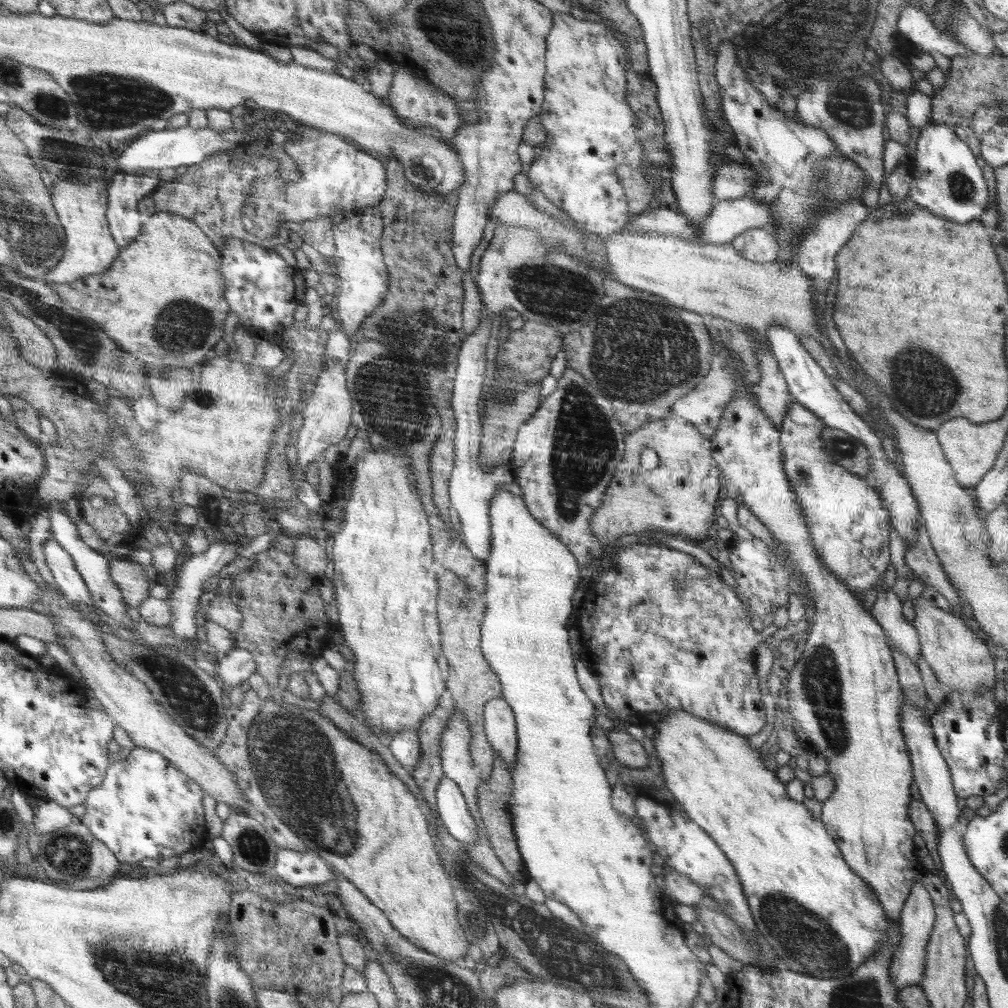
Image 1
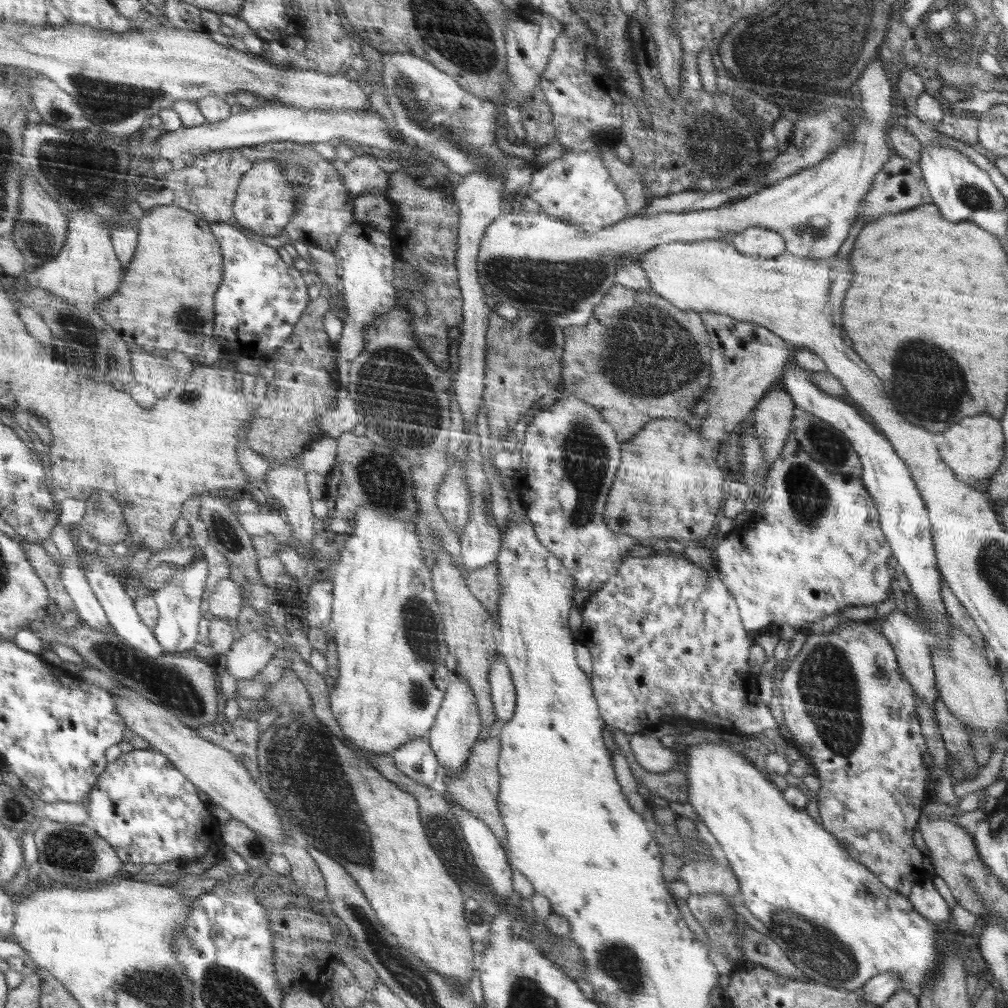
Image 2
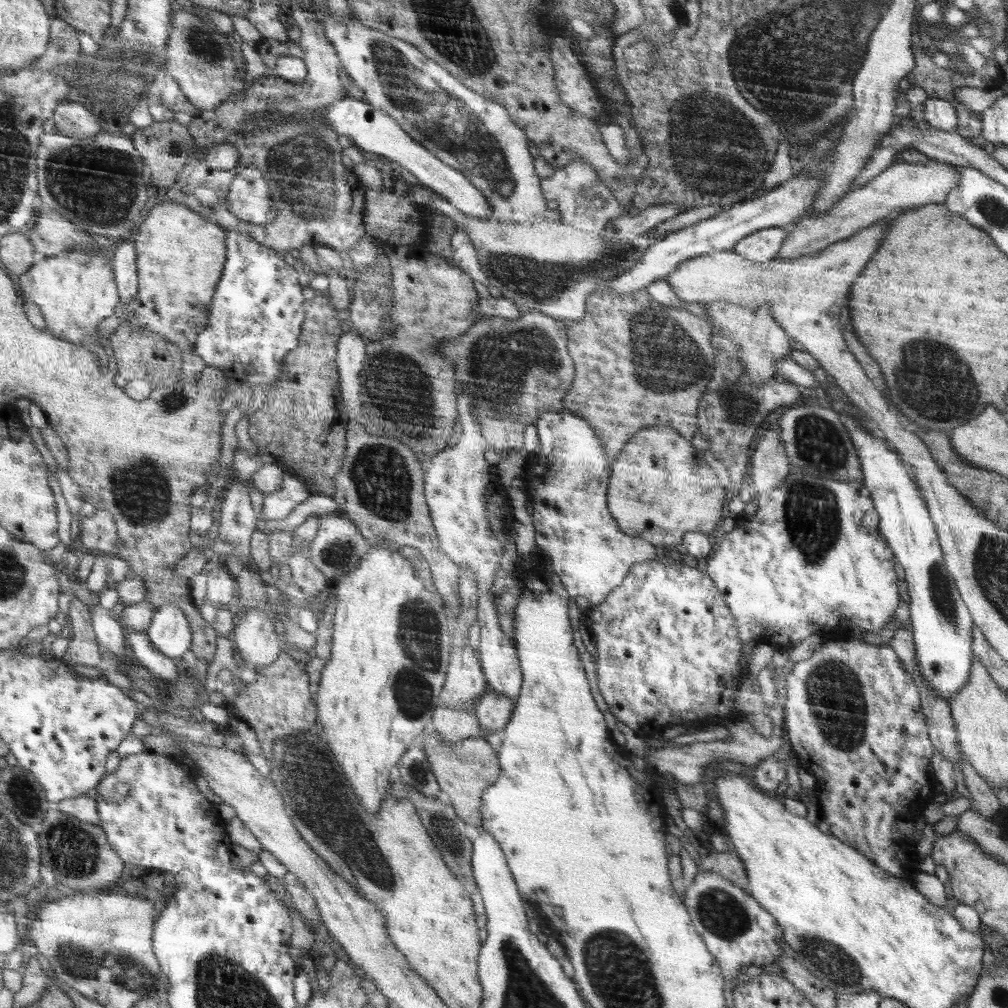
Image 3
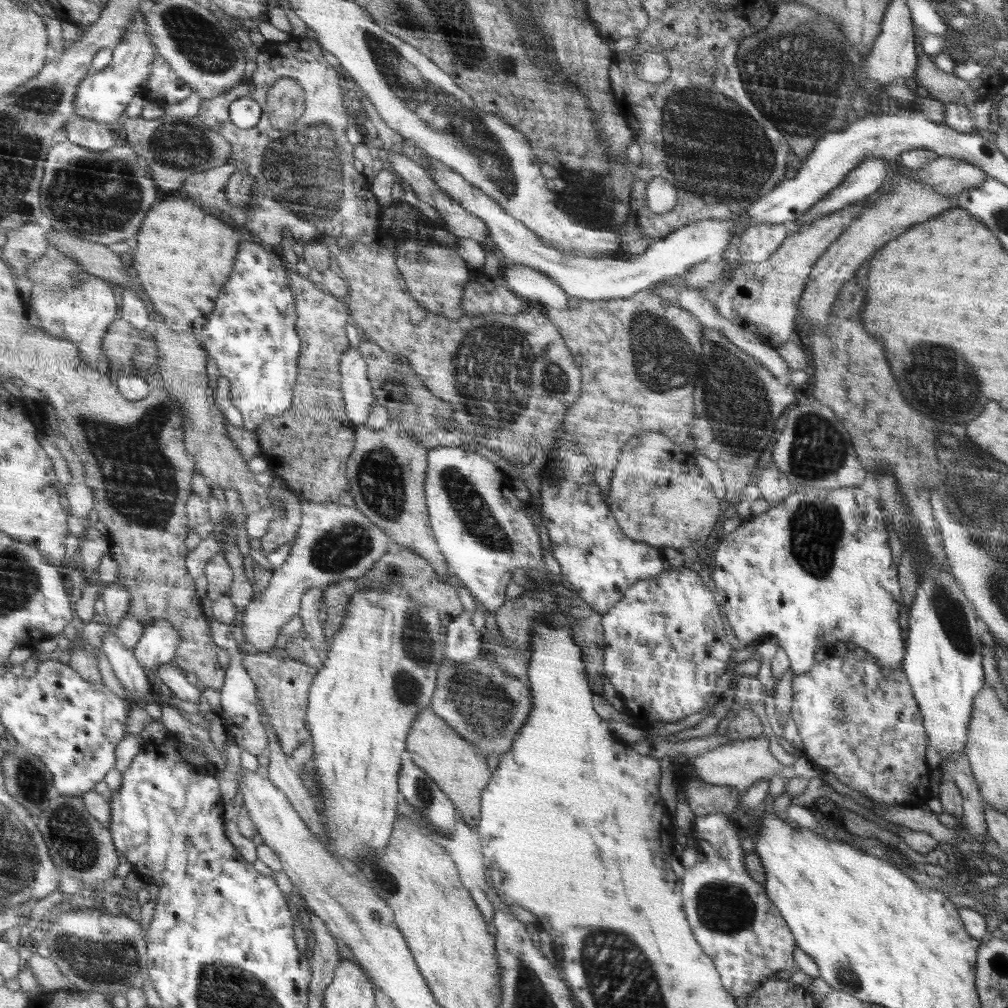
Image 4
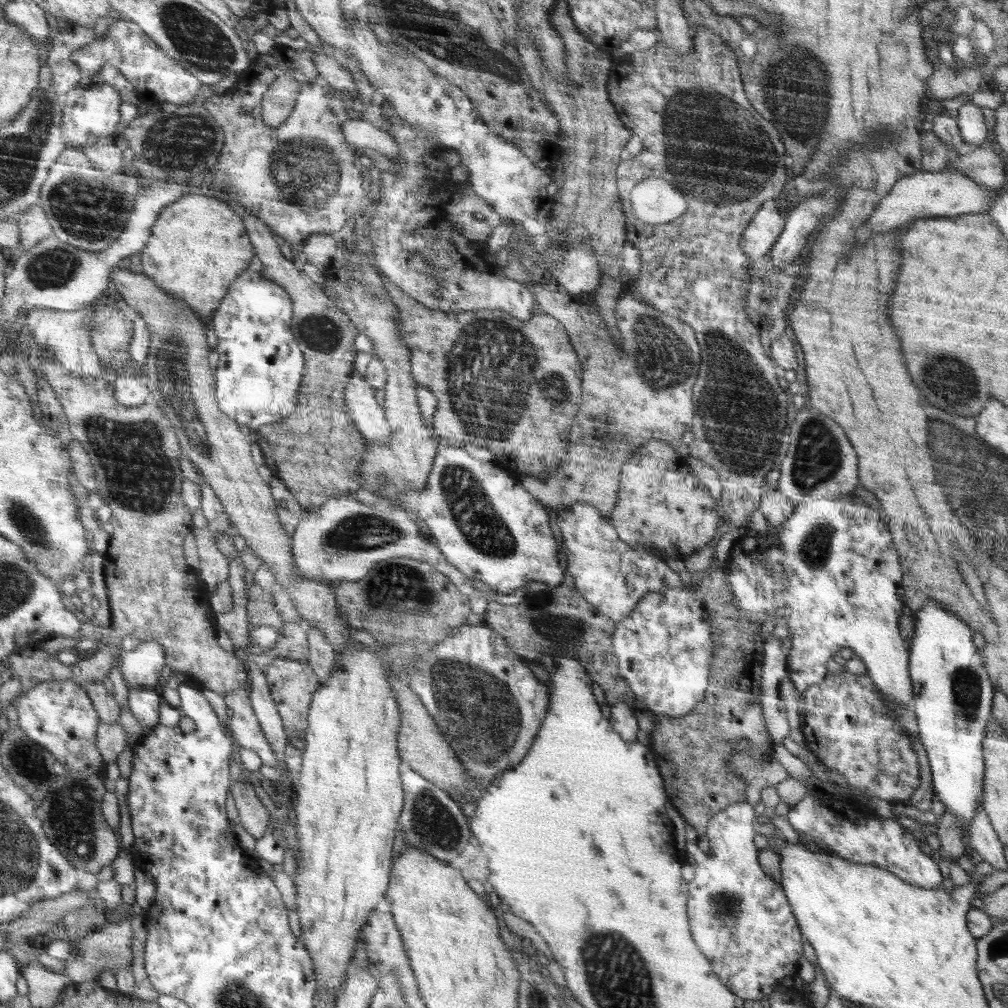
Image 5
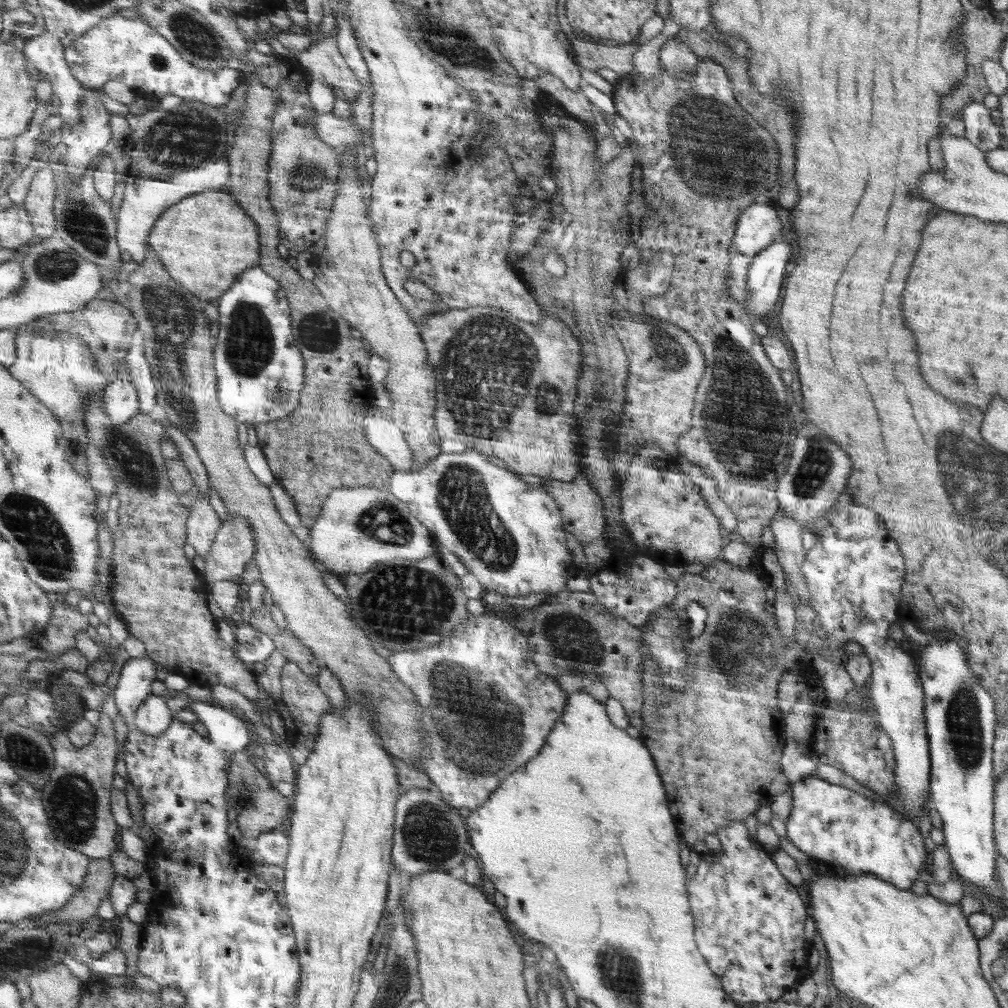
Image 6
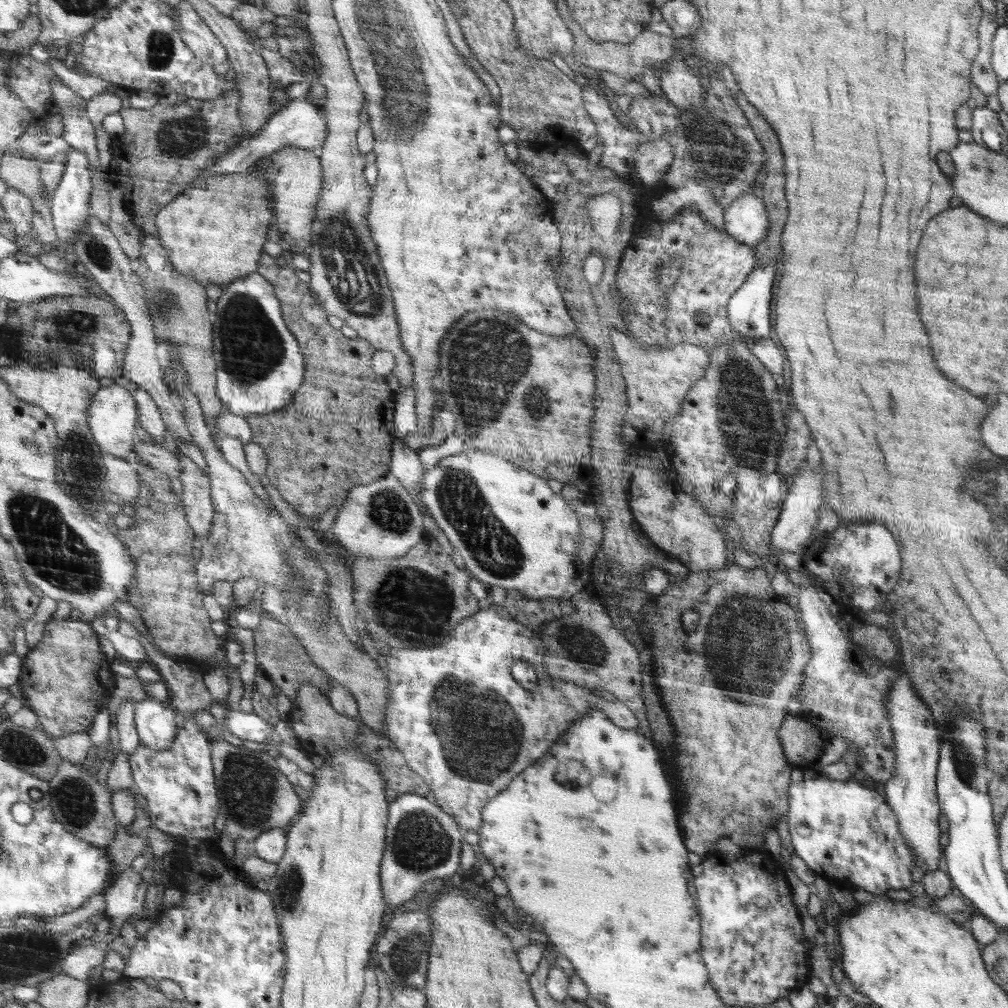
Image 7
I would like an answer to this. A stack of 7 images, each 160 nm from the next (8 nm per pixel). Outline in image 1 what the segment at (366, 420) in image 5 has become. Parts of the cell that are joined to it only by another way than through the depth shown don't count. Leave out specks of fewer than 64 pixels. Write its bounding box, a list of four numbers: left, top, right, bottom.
[330,206,390,336]

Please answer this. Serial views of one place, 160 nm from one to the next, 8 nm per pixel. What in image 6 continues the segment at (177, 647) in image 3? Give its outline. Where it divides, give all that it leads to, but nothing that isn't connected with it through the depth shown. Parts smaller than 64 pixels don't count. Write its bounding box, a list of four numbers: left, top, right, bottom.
[114,656,158,730]

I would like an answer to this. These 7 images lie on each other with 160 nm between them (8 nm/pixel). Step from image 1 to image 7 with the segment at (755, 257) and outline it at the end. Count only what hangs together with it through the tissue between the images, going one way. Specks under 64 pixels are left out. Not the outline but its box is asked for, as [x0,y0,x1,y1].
[724,192,769,248]

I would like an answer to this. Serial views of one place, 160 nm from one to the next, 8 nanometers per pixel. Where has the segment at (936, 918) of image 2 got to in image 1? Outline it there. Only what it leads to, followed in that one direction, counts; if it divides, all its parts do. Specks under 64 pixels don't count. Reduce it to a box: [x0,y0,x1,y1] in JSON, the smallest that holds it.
[890,884,935,992]

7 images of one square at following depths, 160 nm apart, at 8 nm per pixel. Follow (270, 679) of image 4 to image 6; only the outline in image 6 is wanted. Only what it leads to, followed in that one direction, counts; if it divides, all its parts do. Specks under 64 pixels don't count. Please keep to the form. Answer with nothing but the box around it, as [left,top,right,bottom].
[275,661,332,752]

